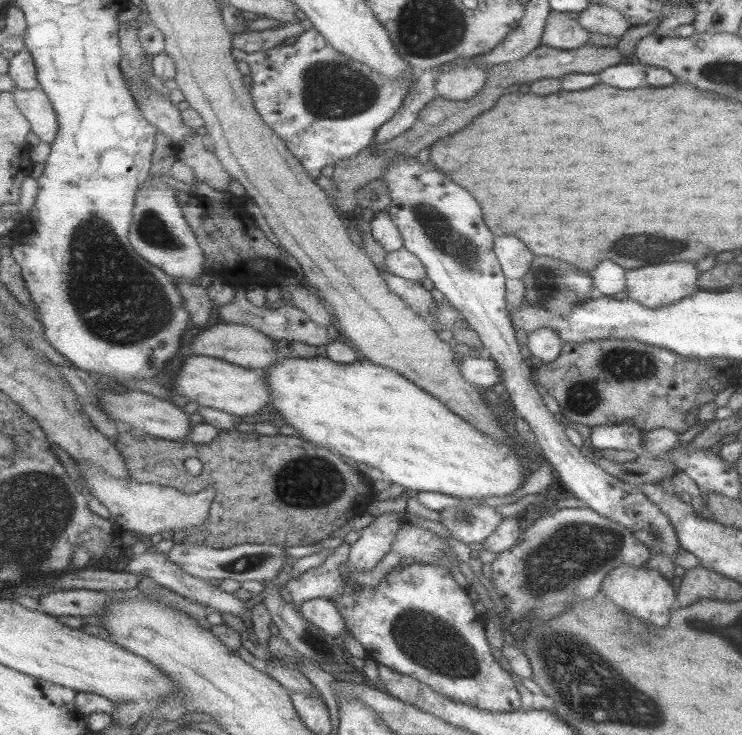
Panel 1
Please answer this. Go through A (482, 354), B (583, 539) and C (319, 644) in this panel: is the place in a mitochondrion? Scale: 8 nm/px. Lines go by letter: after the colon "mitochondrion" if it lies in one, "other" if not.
A: other
B: mitochondrion
C: mitochondrion

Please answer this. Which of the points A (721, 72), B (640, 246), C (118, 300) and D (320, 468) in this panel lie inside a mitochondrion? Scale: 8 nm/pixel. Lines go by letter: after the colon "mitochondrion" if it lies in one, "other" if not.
A: mitochondrion
B: mitochondrion
C: mitochondrion
D: mitochondrion

